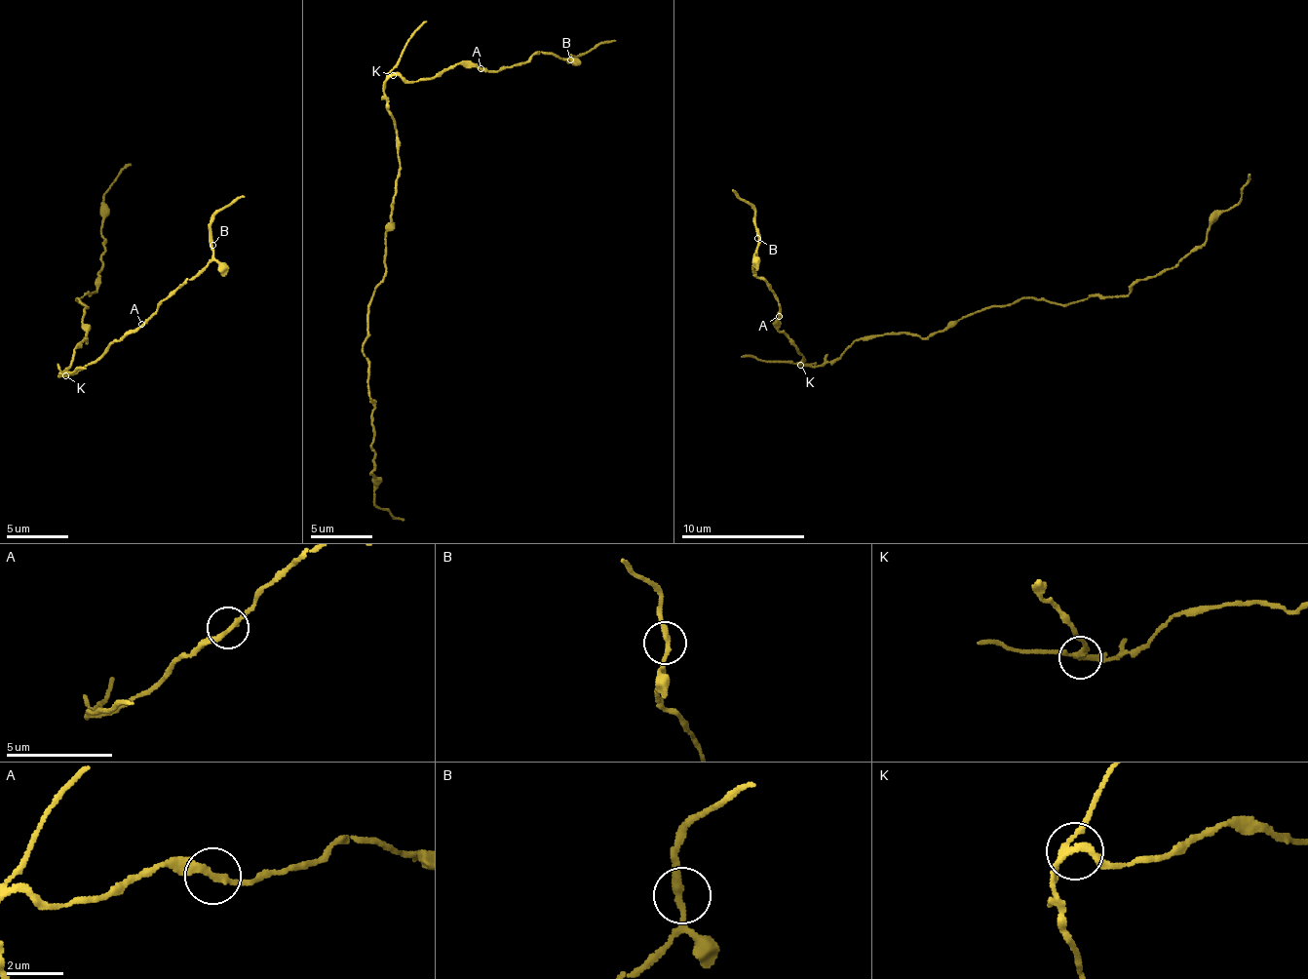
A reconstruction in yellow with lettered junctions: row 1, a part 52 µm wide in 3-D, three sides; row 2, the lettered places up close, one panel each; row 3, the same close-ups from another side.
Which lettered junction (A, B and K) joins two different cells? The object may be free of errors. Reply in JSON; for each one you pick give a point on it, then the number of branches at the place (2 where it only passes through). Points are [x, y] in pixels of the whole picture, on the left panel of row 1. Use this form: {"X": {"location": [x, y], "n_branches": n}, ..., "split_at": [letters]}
{"K": {"location": [65, 375], "n_branches": 3}, "split_at": ["K"]}

